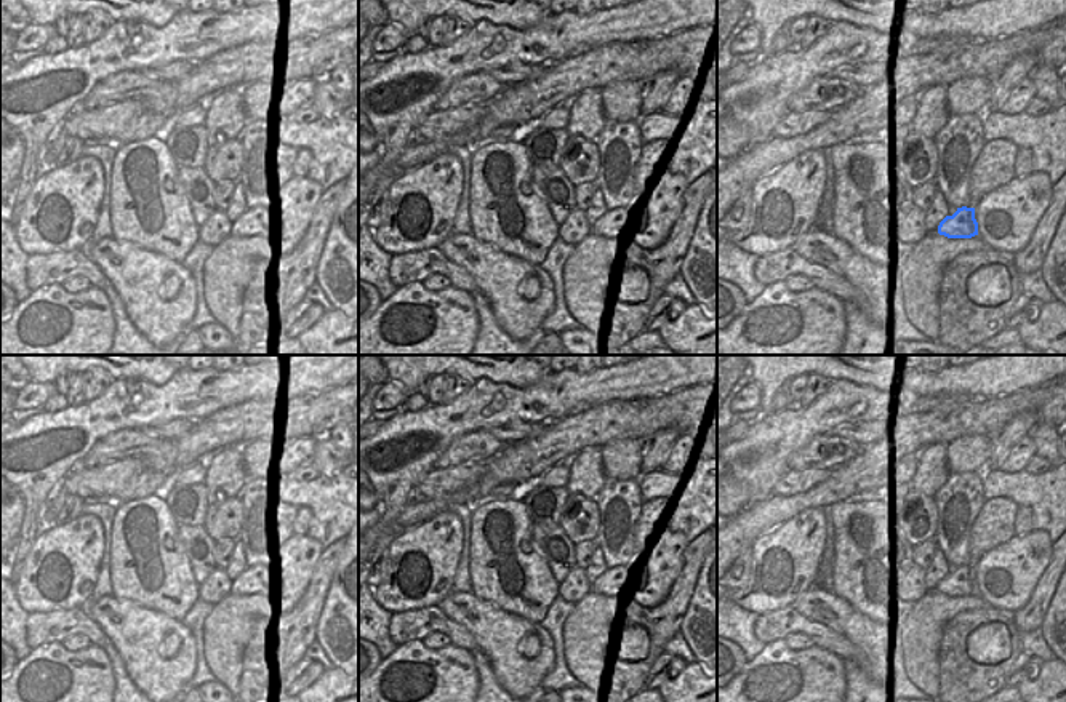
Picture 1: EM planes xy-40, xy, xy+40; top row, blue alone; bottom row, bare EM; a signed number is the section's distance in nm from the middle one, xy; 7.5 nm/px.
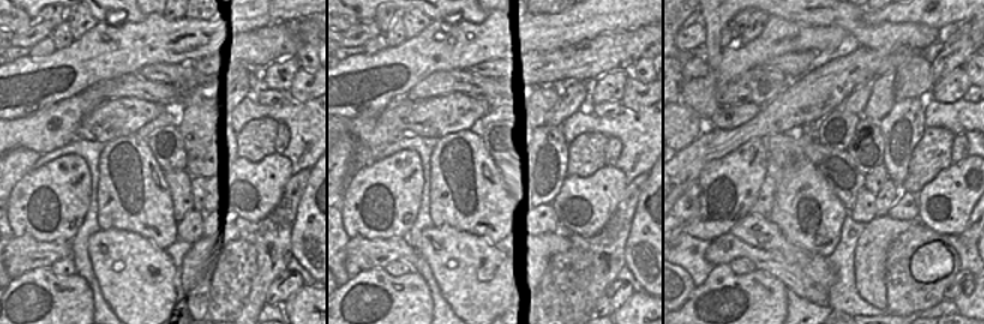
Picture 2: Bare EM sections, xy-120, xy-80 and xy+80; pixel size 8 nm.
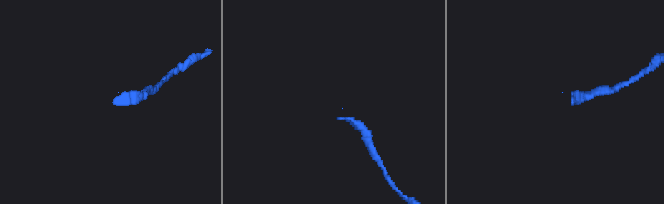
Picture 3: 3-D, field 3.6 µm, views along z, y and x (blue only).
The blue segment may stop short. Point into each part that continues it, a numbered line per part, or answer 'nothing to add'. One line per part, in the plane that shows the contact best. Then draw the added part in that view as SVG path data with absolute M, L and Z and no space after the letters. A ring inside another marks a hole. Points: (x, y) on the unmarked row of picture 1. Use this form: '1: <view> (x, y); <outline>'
nothing to add

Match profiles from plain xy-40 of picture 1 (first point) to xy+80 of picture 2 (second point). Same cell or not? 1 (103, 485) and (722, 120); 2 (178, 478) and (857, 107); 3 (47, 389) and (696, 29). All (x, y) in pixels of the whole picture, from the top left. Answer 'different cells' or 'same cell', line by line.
1: same cell
2: same cell
3: same cell

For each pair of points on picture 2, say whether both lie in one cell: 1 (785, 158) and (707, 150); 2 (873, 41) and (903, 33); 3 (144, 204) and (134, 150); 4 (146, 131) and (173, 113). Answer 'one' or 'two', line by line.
1: two
2: one
3: one
4: one

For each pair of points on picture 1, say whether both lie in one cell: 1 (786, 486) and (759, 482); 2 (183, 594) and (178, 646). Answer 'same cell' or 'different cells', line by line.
1: different cells
2: different cells

